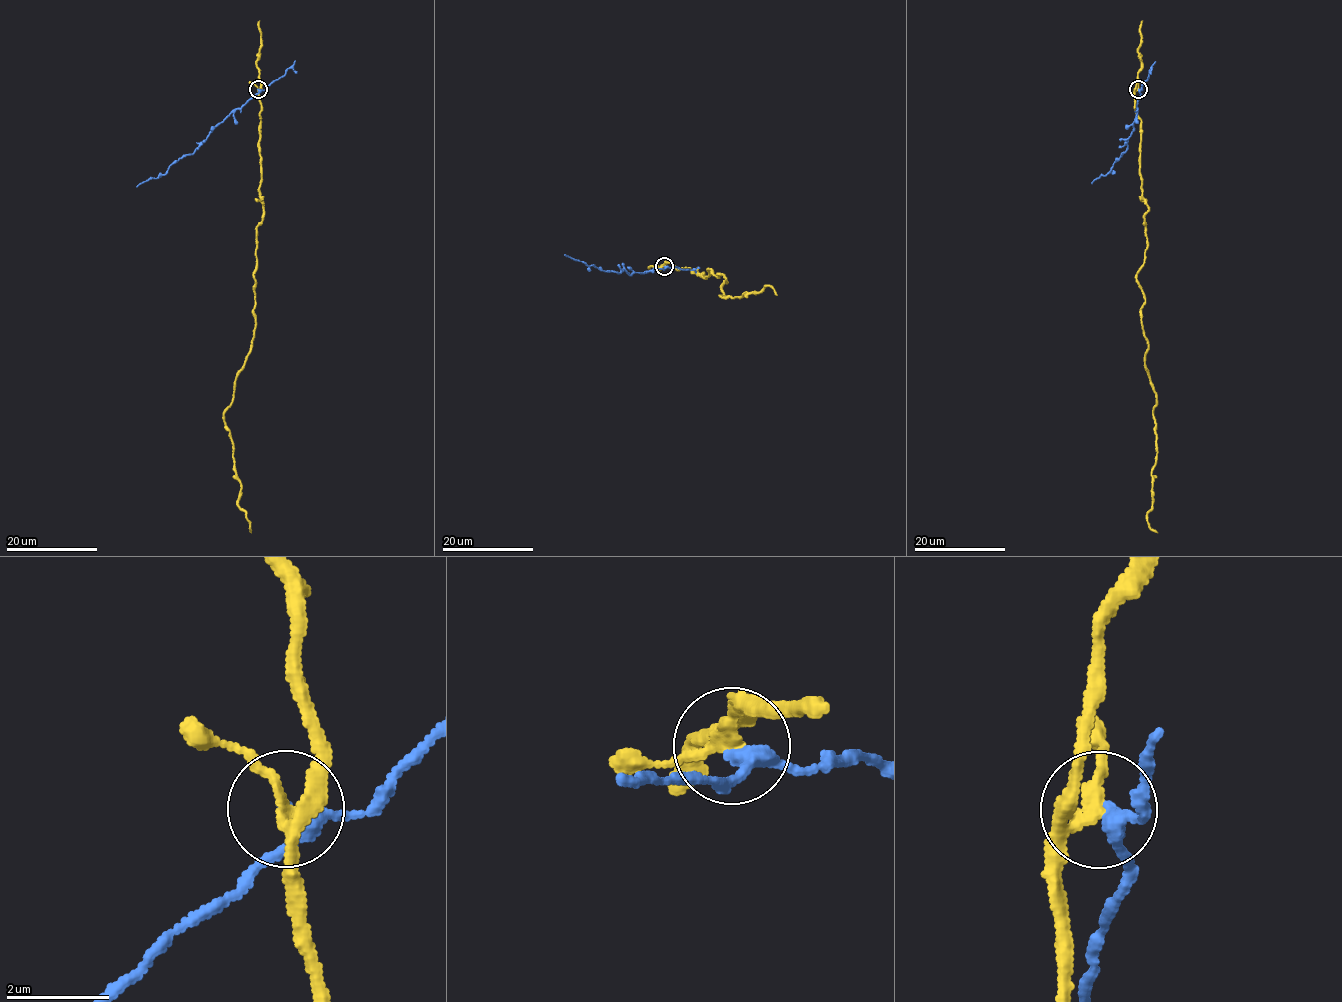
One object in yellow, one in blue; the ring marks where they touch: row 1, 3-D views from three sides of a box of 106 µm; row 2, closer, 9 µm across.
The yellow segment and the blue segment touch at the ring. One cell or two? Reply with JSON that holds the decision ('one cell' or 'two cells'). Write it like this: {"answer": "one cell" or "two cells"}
{"answer": "two cells"}

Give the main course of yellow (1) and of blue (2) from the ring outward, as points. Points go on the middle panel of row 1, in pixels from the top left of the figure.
1: (665, 266), (706, 278), (711, 268), (723, 274), (726, 296), (720, 296), (742, 297), (767, 286), (776, 295)
2: (665, 266), (629, 274), (624, 269), (617, 273), (587, 266), (565, 255)

